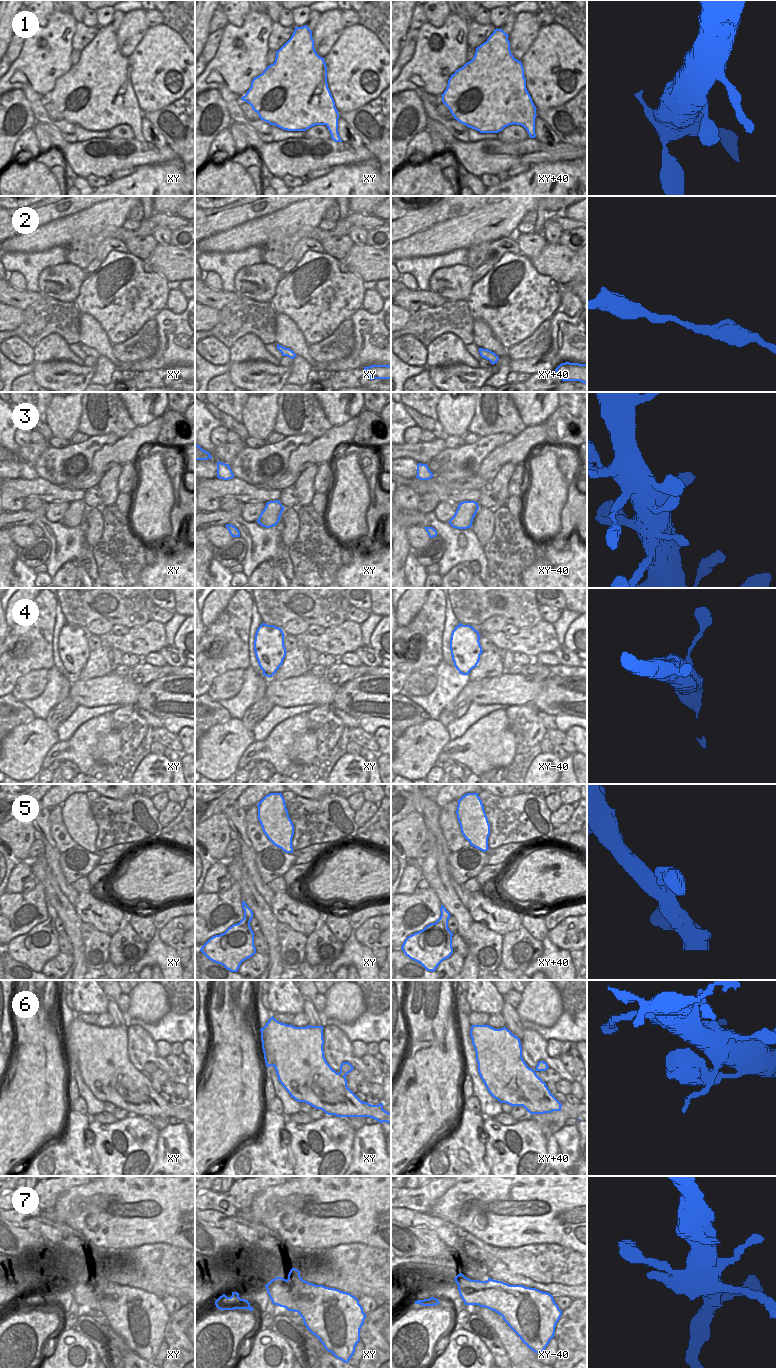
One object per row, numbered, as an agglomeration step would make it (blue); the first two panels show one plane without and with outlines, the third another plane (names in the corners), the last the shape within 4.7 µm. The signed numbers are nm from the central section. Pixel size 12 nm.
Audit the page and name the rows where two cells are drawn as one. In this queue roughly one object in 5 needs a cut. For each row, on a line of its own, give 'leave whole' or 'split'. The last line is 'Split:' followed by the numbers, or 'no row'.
1: leave whole
2: leave whole
3: leave whole
4: leave whole
5: leave whole
6: leave whole
7: split
Split: 7

